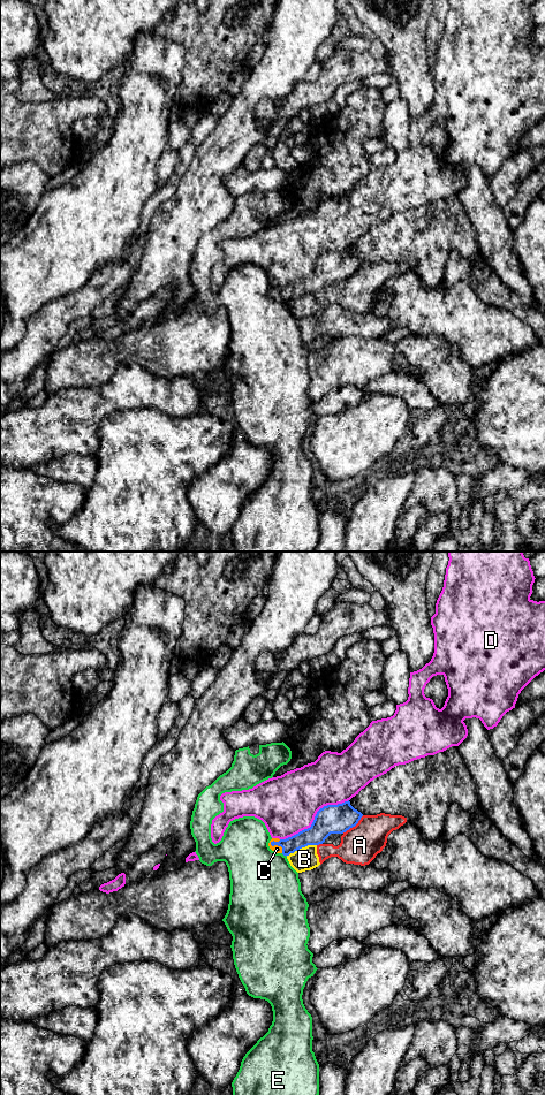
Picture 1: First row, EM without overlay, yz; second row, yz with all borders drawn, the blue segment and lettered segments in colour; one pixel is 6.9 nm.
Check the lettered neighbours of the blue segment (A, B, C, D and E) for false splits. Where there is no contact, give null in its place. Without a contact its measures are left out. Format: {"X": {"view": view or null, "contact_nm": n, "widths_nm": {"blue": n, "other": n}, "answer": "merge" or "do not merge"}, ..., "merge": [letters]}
{"A": {"view": "yz", "contact_nm": 200, "widths_nm": {"blue": 200, "other": 260}, "answer": "do not merge"}, "B": {"view": "yz", "contact_nm": 240, "widths_nm": {"blue": 170, "other": 160}, "answer": "do not merge"}, "C": {"view": "yz", "contact_nm": 120, "widths_nm": {"blue": 130, "other": 50}, "answer": "merge"}, "D": {"view": "yz", "contact_nm": 550, "widths_nm": {"blue": 200, "other": 420}, "answer": "do not merge"}, "E": {"view": "yz", "contact_nm": 50, "widths_nm": {"blue": 130, "other": 460}, "answer": "do not merge"}, "merge": ["C"]}

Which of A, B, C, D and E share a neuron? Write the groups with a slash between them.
A B / C / D / E

